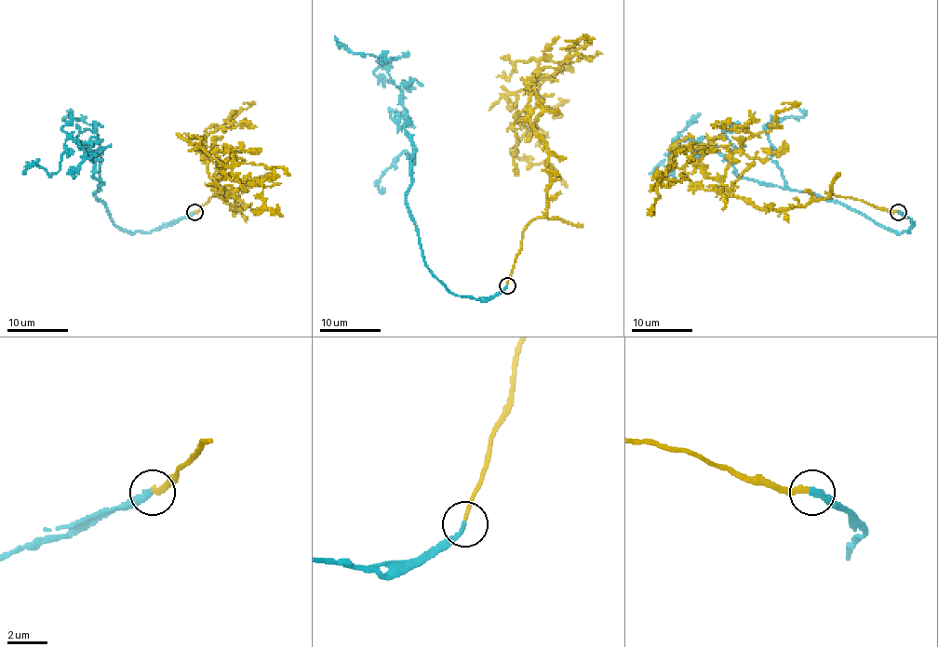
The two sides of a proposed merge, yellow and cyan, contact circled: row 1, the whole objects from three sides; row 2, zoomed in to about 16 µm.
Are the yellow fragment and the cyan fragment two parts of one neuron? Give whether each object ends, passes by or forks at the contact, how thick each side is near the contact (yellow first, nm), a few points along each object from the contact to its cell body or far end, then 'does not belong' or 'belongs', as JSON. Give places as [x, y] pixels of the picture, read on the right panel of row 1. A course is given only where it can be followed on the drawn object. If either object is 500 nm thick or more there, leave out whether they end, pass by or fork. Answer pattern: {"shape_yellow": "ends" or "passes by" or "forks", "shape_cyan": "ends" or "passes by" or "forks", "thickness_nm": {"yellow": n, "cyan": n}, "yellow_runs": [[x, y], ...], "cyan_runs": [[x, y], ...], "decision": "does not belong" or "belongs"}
{"shape_yellow": "ends", "shape_cyan": "ends", "thickness_nm": {"yellow": 200, "cyan": 240}, "yellow_runs": [[898, 212], [833, 195], [757, 207], [733, 193], [723, 183], [730, 157], [776, 125], [791, 105], [781, 104]], "cyan_runs": [[898, 212], [910, 231], [757, 183], [677, 138], [666, 174], [662, 165], [649, 174]], "decision": "belongs"}

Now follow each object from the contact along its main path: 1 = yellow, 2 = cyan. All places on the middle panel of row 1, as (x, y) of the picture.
1: (506, 284), (523, 231), (546, 210), (551, 176), (527, 110), (514, 122), (517, 155), (561, 178), (556, 168)
2: (506, 284), (462, 297), (434, 274), (406, 201), (412, 145), (398, 87), (374, 56), (335, 35)

